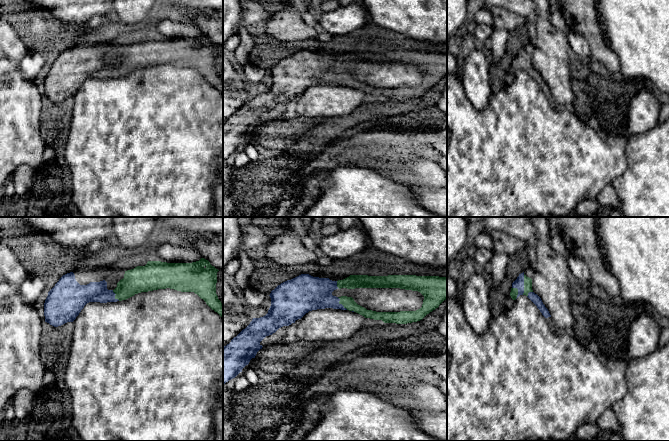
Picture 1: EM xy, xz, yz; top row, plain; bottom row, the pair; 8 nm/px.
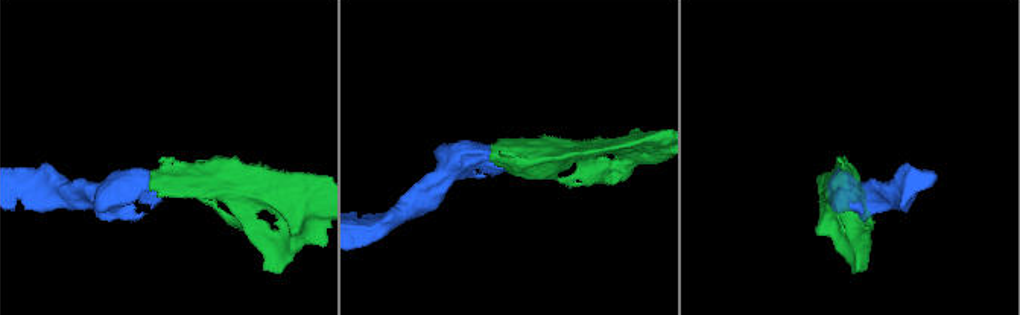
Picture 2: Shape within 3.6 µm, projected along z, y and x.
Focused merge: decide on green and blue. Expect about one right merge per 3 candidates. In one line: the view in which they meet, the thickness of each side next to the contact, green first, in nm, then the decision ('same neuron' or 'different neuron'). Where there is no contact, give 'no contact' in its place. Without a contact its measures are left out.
meets green in yz; 60 nm thick on the green side, 80 nm on the other; same neuron

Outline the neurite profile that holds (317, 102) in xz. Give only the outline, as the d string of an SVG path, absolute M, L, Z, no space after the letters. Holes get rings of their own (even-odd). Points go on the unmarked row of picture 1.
M325 84L306 89L297 101L298 116L320 121L345 116L364 103L365 93L349 86Z

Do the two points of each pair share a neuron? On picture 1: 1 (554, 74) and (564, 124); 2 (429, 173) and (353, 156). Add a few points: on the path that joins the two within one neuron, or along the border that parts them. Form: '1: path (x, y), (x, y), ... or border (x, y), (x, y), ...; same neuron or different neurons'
1: border (557, 106), (563, 108); different neurons
2: path (410, 172), (399, 172), (382, 163), (372, 162); same neuron

